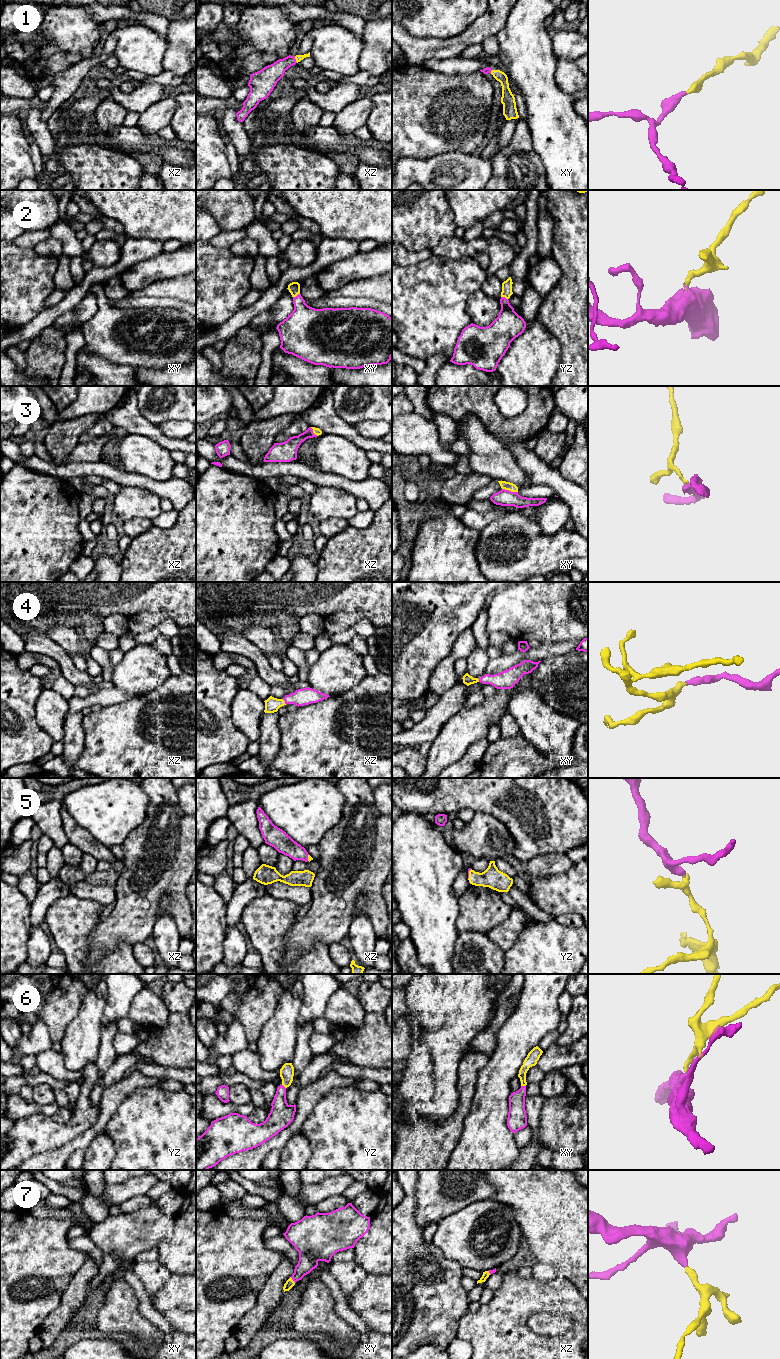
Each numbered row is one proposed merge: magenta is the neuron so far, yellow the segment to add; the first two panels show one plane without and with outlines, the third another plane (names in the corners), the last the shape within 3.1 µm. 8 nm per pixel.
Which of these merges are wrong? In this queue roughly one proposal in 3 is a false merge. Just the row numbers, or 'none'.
none

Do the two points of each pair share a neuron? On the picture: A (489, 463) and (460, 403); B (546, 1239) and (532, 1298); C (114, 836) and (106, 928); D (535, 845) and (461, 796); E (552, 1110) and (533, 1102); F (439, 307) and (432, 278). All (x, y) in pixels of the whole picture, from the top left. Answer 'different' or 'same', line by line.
A: different
B: different
C: different
D: same
E: different
F: same

